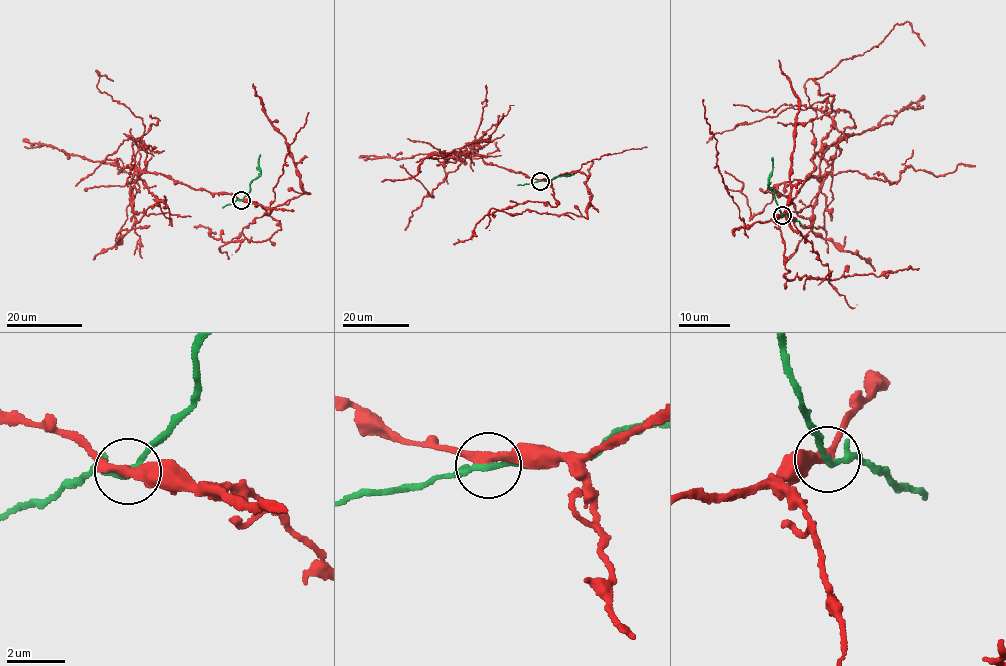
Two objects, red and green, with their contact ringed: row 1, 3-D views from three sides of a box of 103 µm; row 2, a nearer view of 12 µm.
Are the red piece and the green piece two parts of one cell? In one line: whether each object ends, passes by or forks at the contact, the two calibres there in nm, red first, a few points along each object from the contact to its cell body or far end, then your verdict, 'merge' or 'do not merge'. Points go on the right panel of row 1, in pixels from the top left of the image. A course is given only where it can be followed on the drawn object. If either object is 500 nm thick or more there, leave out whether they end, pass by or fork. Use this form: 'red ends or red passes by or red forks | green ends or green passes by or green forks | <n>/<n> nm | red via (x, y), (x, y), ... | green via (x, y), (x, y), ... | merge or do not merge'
red passes by | green passes by | 320/190 nm | red via (782, 216), (773, 219), (785, 248), (786, 277), (828, 279), (827, 264), (789, 220), (799, 110), (779, 59) | green via (782, 216), (769, 185), (773, 157) | do not merge

